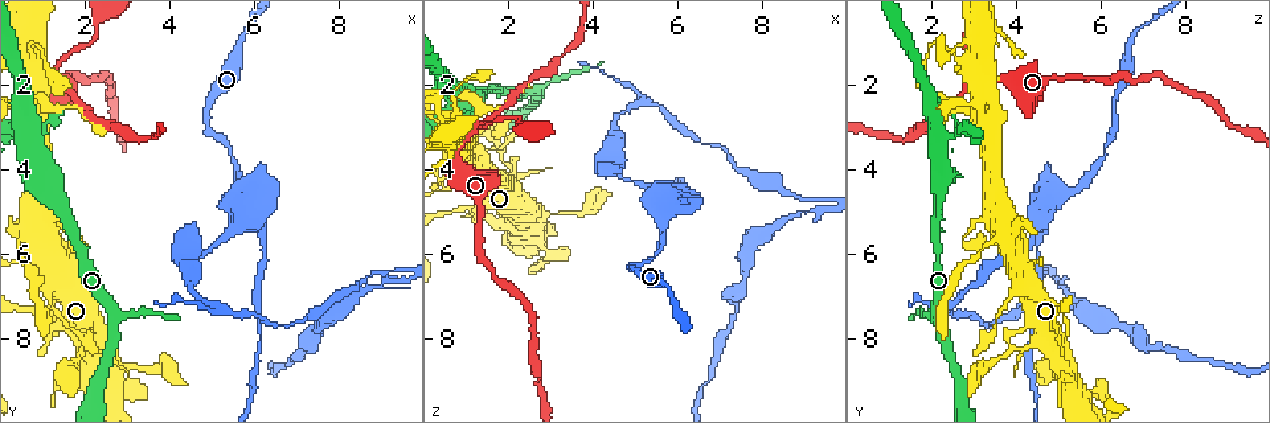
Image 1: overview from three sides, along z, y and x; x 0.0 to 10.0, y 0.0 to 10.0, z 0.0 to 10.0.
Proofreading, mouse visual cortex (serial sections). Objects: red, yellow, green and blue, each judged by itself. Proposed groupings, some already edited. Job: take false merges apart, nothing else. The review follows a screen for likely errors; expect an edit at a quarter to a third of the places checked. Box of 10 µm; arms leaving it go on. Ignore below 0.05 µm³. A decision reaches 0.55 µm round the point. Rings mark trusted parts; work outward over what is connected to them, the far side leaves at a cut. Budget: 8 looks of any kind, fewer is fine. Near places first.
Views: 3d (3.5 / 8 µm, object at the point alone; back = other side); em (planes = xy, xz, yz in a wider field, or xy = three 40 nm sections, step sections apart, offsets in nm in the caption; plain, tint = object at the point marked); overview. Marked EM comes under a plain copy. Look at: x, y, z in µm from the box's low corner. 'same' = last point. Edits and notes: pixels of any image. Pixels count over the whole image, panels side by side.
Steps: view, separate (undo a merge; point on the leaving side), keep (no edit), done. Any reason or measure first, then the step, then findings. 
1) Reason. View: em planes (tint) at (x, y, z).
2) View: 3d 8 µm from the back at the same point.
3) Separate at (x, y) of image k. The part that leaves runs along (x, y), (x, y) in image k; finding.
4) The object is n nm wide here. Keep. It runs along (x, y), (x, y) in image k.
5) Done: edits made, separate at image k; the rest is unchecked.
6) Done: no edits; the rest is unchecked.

Calibre changes. View: 3d 3.5 µm at (0.60, 3.20, 2.15).

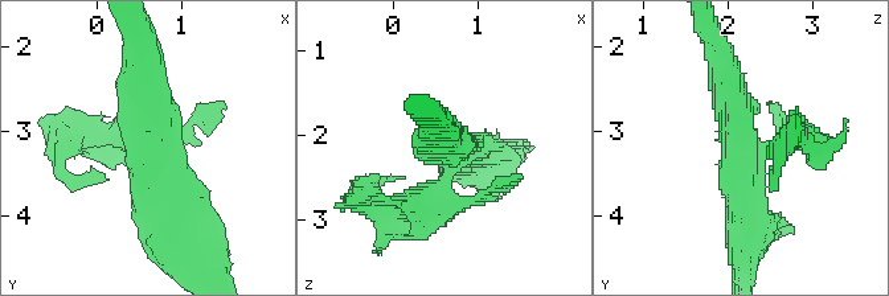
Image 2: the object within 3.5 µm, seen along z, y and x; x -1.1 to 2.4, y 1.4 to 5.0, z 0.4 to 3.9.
3 arms meet here; the arms are 250, 450, 500 nm wide; shape alone is not enough. View: em xy step 3 (tint) at (0.65, 3.20, 2.20).

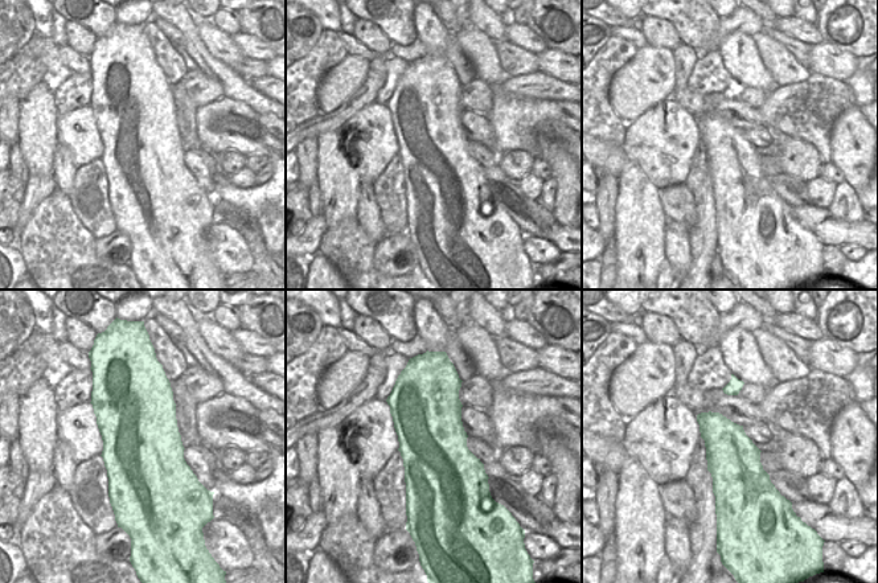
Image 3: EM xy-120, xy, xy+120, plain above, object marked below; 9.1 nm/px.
Separate at (445, 213) of image 2. The part that leaves runs along (449, 171), (396, 238) in image 2; two cells meet here.

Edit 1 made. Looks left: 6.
See it whole again. View: overview.

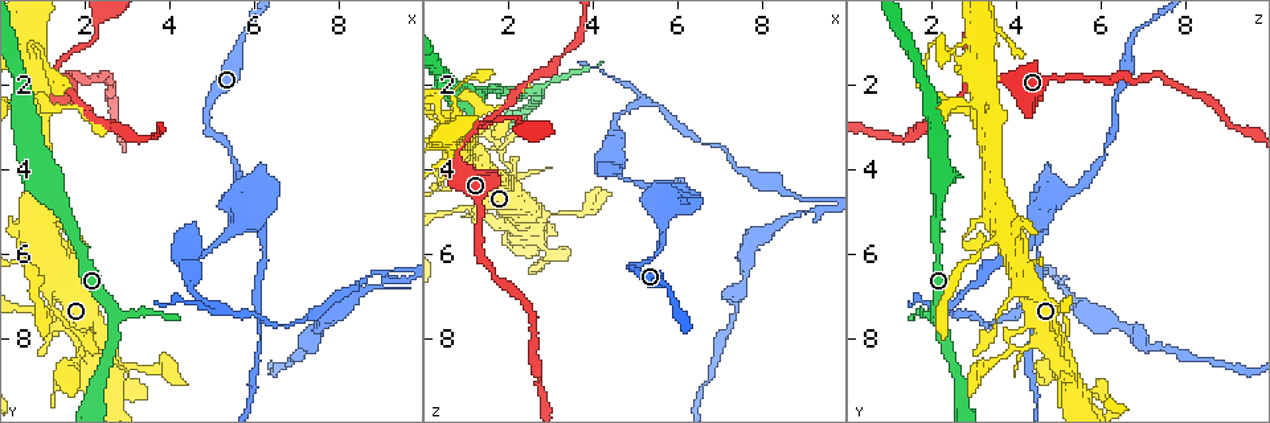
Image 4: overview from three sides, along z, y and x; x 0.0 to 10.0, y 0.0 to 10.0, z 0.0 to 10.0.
Abrupt turn. View: 3d 3.5 µm at (4.20, 5.90, 4.00).

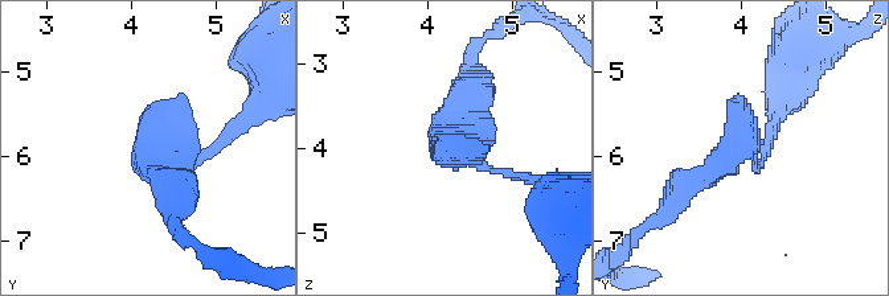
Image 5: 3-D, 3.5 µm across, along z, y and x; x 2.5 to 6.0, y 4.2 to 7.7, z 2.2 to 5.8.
Now the EM. View: em planes (tint) at (4.25, 5.90, 4.00).

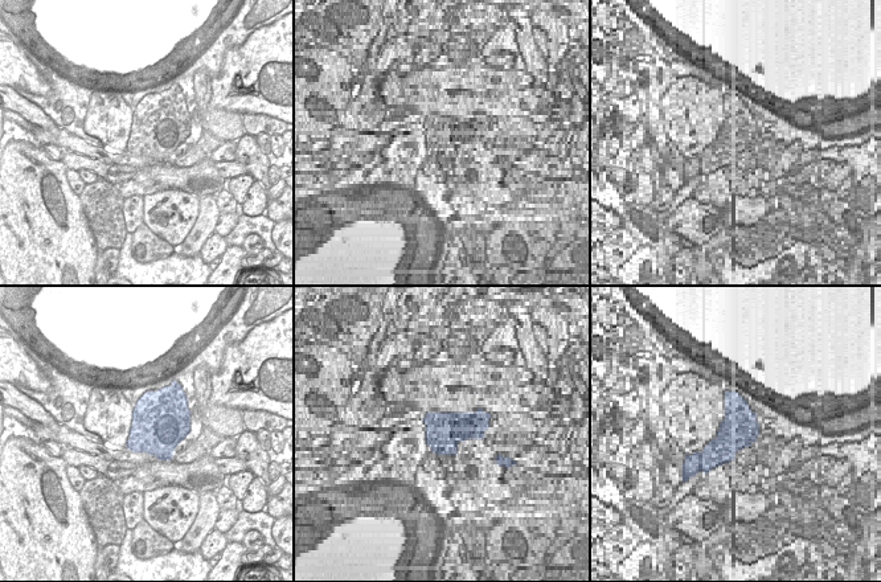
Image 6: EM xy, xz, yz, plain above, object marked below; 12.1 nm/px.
Separate at (185, 131) of image 5. The part that leaves runs along (164, 157), (172, 214) in image 5; a second cell is stuck on.

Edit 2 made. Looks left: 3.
Done: edits made, separate at image 2, separate at image 5; the rest is unchecked.

